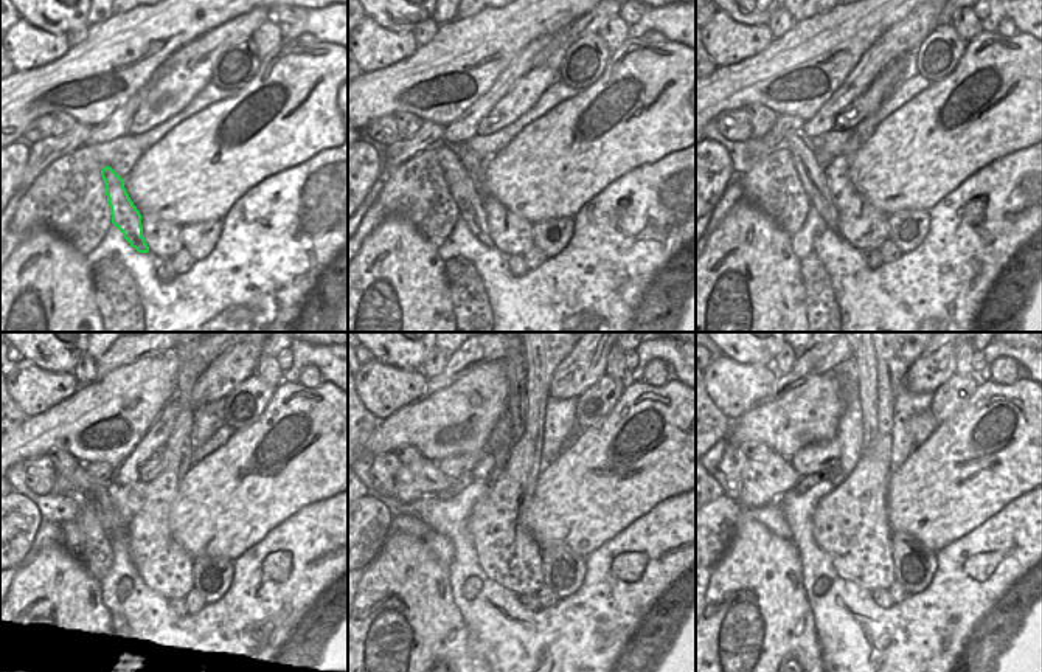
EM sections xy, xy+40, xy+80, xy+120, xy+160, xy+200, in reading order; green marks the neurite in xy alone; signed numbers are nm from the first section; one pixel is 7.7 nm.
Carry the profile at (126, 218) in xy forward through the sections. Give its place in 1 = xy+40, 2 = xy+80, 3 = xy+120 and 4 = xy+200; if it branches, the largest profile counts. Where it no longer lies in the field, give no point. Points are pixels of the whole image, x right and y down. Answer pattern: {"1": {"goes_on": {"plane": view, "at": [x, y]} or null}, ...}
{"1": {"goes_on": {"plane": "xy+40", "at": [465, 188]}}, "2": {"goes_on": {"plane": "xy+80", "at": [812, 179]}}, "3": {"goes_on": {"plane": "xy+120", "at": [79, 483]}}, "4": {"goes_on": {"plane": "xy+200", "at": [766, 480]}}}

